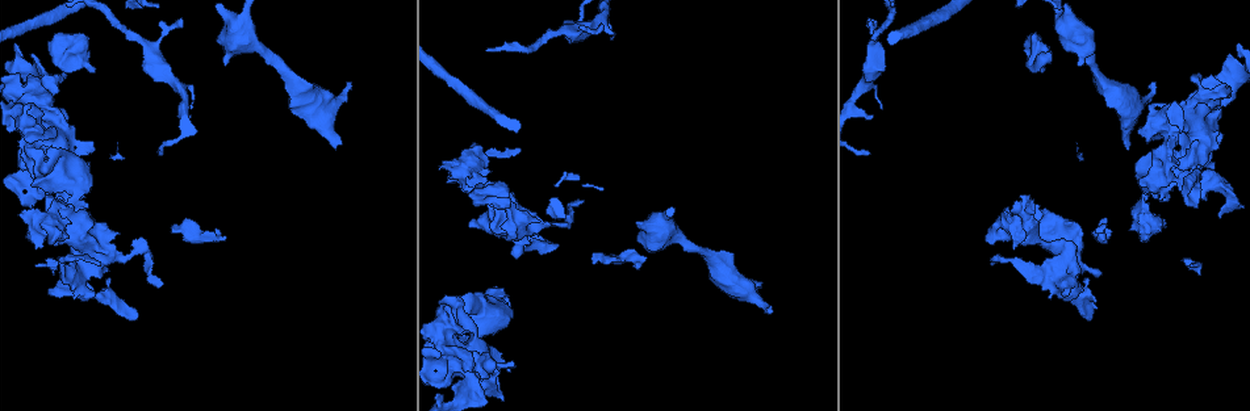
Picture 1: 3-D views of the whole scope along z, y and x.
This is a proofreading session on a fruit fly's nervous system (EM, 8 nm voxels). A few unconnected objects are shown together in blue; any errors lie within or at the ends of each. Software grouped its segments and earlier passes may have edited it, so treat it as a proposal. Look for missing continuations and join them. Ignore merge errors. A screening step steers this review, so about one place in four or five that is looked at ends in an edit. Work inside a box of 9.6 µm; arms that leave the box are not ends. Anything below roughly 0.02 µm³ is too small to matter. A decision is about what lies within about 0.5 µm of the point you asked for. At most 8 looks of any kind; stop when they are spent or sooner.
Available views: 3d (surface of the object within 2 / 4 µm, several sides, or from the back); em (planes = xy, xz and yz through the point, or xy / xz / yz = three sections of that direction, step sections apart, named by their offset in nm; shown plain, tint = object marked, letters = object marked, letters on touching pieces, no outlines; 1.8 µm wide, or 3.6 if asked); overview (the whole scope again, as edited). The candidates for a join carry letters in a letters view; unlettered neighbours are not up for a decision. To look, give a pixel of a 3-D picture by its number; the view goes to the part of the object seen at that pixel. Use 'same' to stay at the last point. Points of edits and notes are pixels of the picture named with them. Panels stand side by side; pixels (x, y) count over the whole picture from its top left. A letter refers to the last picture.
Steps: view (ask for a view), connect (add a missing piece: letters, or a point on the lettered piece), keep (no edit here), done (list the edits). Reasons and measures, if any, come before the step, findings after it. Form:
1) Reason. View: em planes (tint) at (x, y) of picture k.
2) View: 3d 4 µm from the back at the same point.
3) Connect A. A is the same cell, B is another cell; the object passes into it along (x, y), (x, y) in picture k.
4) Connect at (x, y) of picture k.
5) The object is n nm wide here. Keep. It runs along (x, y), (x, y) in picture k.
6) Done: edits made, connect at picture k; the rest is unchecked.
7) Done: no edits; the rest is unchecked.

Free end. View: em xz step 16 (tint) at (333, 146) of picture 1.

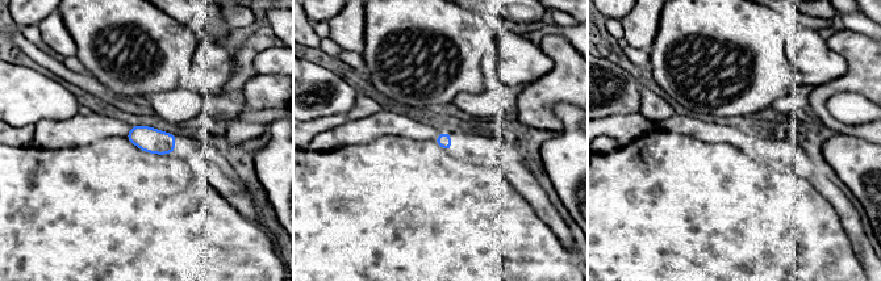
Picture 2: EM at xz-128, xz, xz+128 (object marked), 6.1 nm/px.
View: em planes (letters) at the same point.

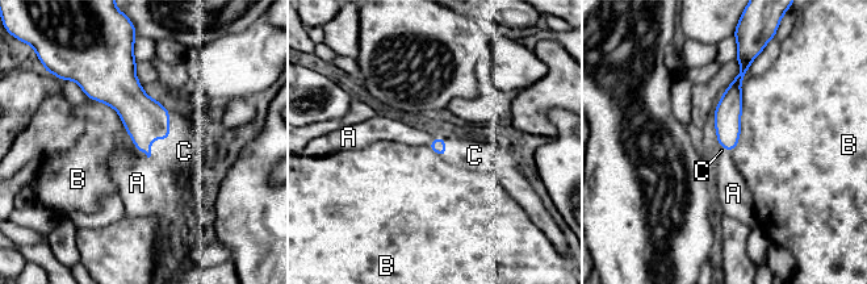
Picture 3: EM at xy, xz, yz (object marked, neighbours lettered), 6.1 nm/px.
The longest contact is with B, 420 nm. Connect C. C is the same cell, A and B are other cells; the neuron continues.

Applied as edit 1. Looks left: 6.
See it whole again. View: overview.

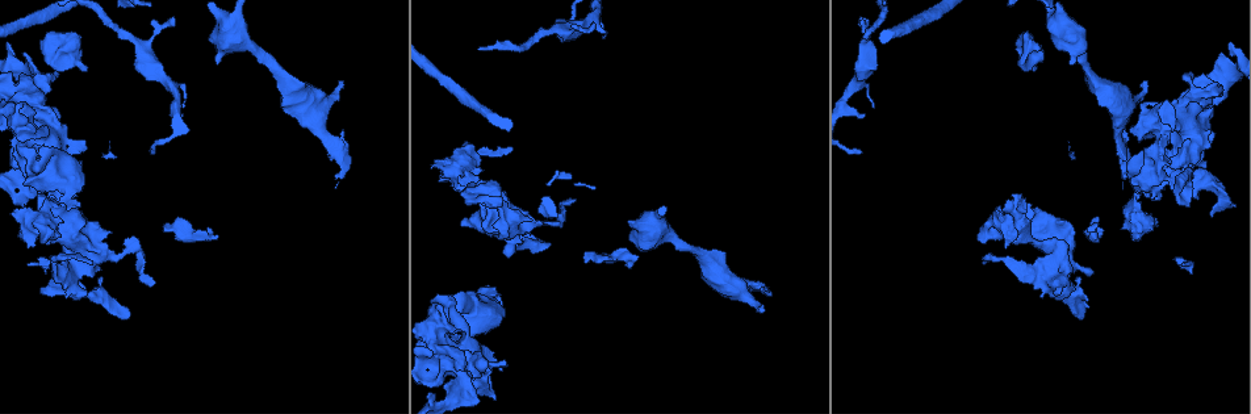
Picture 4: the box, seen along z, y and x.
Branch point. View: 3d 4 µm at (40, 94) of picture 4.

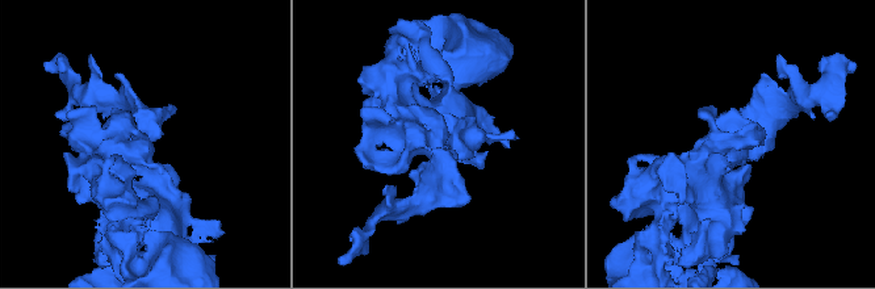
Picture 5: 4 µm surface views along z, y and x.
View: em xy step 8 (tint) at (144, 139) of picture 5.

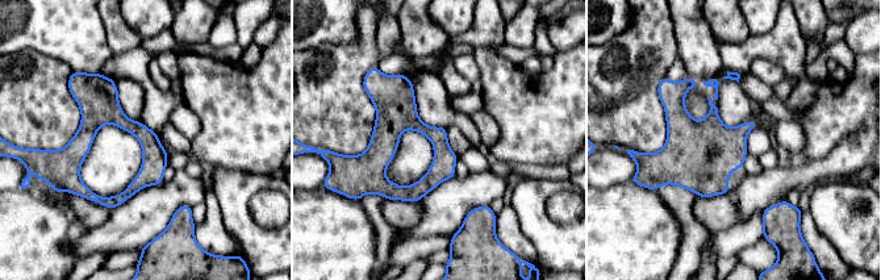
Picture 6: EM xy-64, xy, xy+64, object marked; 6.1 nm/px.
Cut it another way. View: em yz step 4 (letters) at the same point.

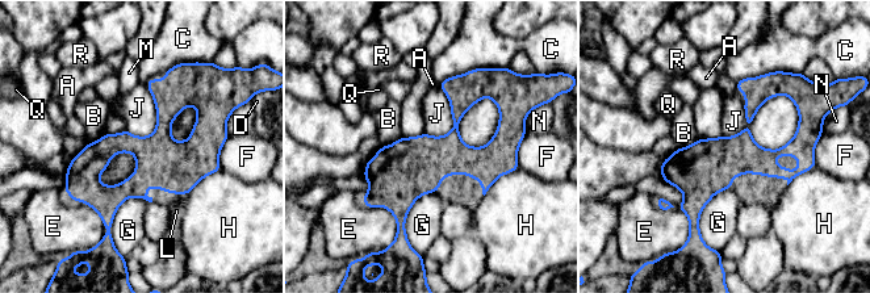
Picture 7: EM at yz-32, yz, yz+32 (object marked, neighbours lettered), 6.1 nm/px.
Keep. A, B, C, D, E, F, G, H, J, L, M, N, Q and R are other cells; it runs along (216, 142), (121, 192), (70, 187) in picture 7; no lettered piece goes on from it.

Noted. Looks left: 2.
Stops while still wide. View: em 3.6 µm planes (letters) at (1071, 64) of picture 4.

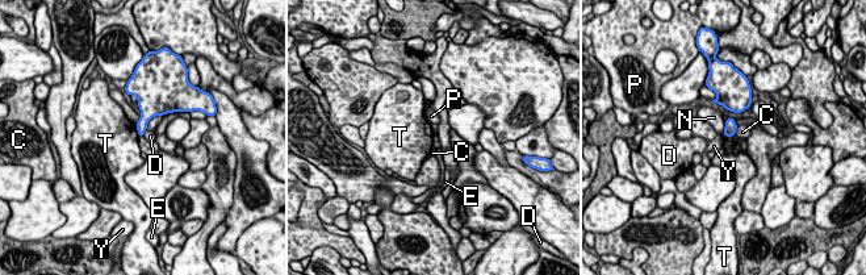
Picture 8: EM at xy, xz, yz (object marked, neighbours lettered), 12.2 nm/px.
Keep. C, D, E, N, P, T and Y are other cells; a border runs along (735, 133), (726, 137) in picture 8; none of them fits.

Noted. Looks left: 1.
Done: edits made, connect at picture 3; the rest is unchecked.

